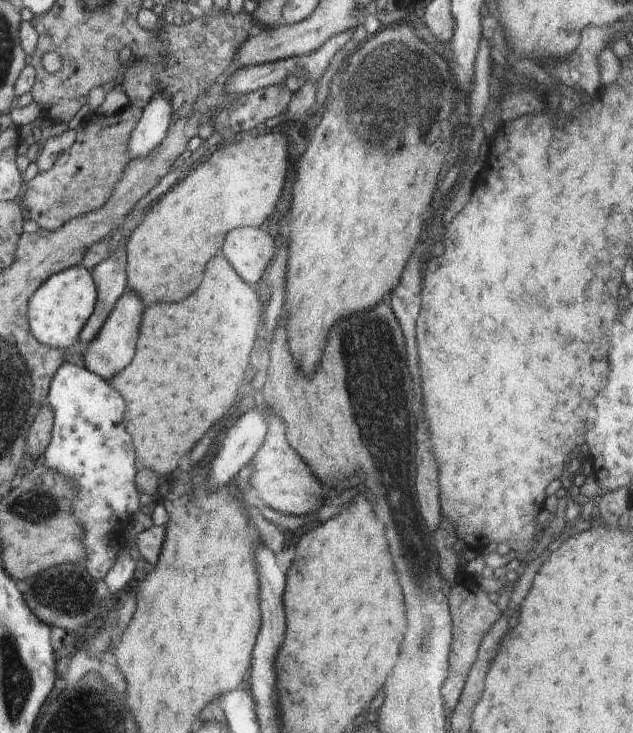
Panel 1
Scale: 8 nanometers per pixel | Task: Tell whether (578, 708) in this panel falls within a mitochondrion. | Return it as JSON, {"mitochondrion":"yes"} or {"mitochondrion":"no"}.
{"mitochondrion":"no"}

